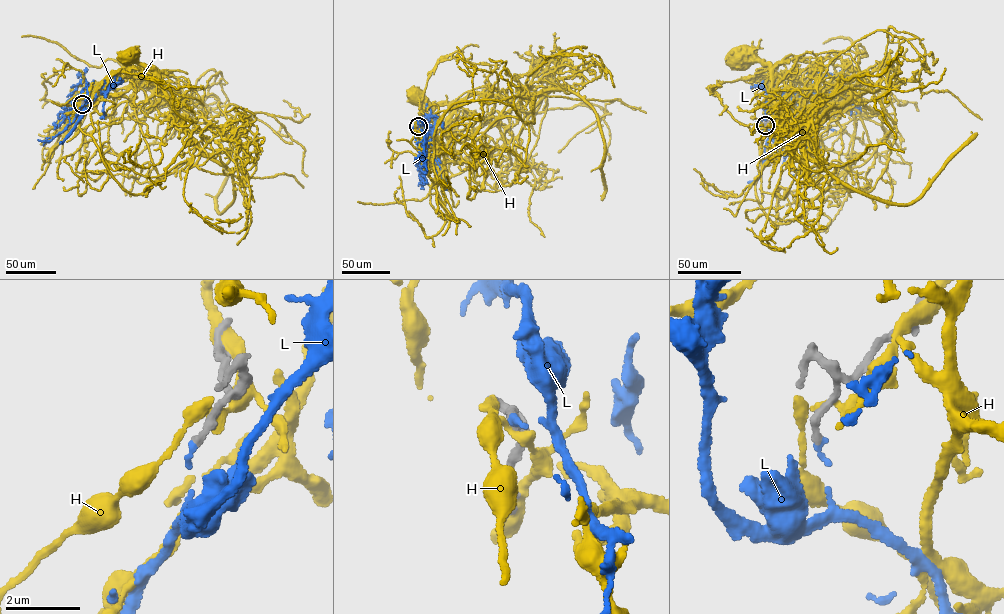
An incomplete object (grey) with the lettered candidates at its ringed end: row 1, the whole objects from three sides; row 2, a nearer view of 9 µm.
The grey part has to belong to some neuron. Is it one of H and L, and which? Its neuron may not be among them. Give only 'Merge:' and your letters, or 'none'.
Merge: none

